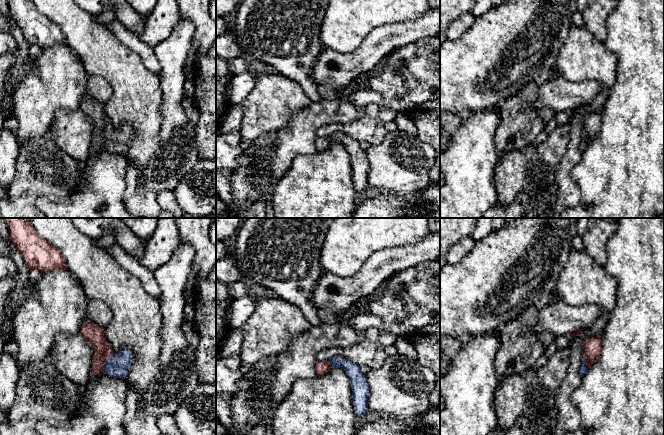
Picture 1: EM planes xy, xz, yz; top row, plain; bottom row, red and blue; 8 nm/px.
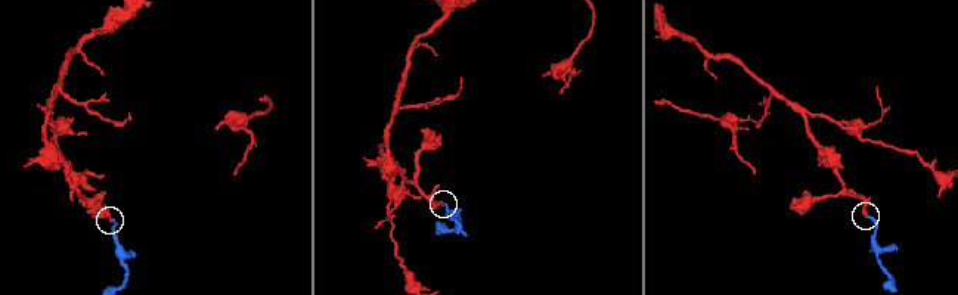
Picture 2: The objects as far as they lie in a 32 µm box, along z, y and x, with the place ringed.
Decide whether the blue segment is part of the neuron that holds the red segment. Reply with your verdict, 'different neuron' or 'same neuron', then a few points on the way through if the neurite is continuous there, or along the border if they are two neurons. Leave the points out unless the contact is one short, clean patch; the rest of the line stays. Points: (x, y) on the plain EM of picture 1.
same neuron | across xy (94, 110), (103, 127), (105, 136), (117, 141)

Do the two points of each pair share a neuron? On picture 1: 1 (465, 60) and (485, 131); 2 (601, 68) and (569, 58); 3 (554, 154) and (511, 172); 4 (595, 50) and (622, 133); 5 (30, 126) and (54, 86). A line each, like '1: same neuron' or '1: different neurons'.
1: different neurons
2: same neuron
3: same neuron
4: different neurons
5: same neuron

